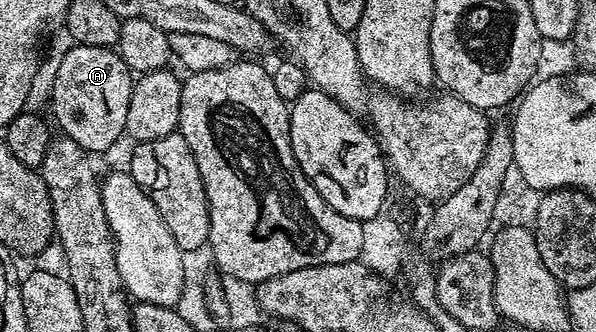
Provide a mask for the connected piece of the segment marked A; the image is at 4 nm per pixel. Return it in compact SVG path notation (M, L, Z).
M72 45L60 59L56 76L52 79L52 115L63 134L73 139L82 151L108 153L114 141L125 134L126 109L130 109L130 93L134 82L133 72L128 70L123 59L112 47L91 47Z

